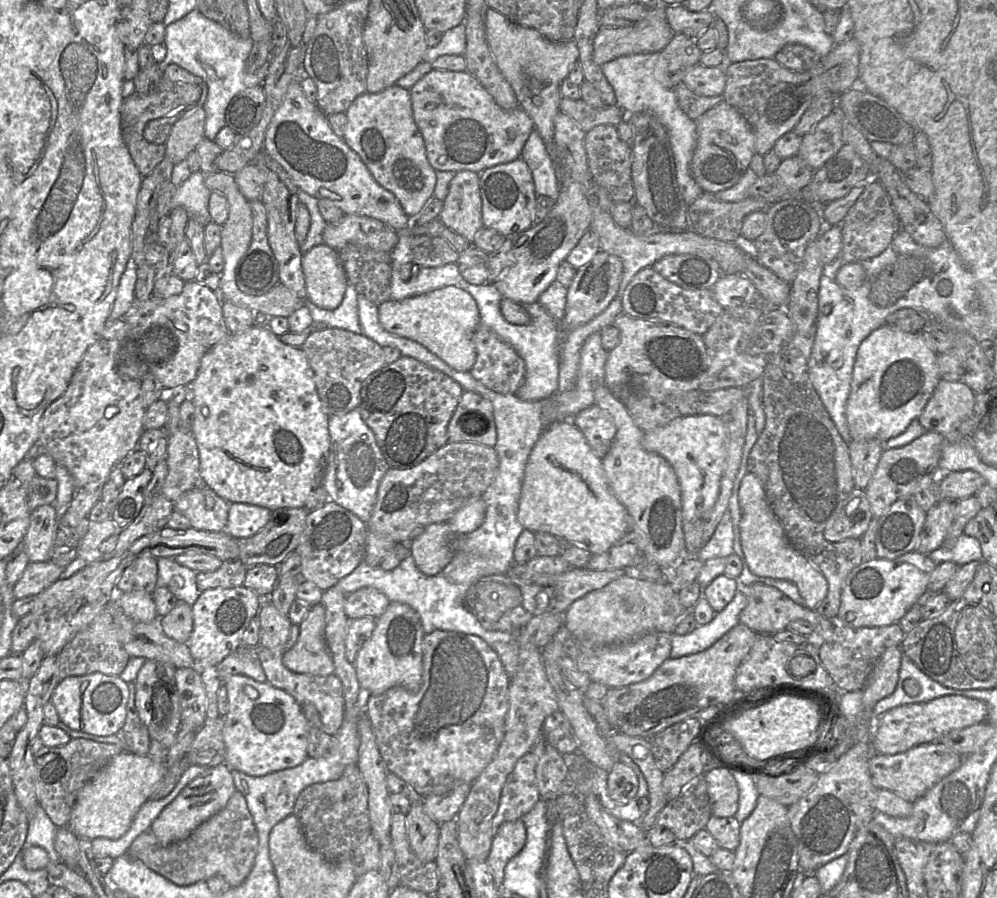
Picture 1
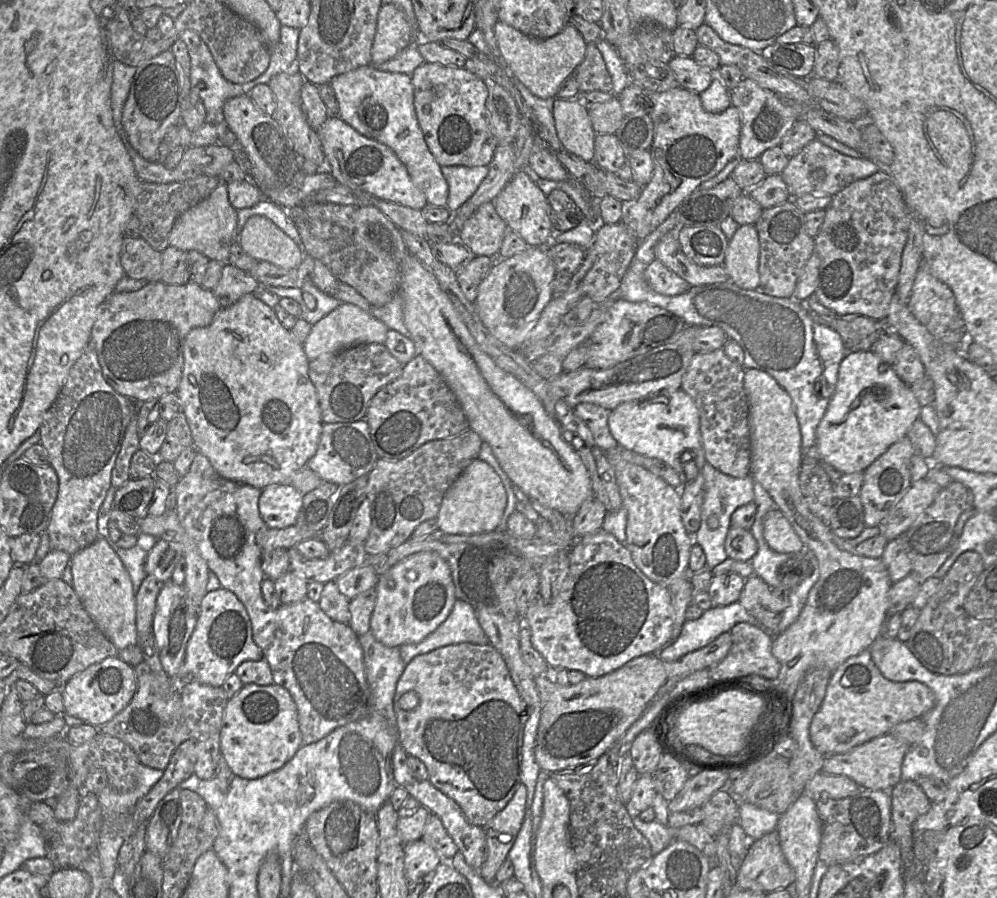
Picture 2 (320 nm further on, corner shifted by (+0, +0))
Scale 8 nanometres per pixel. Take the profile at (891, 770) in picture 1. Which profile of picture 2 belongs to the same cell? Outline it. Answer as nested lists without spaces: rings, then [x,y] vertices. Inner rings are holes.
[[[887,733],[856,746],[846,753],[825,756],[822,772],[849,777],[861,788],[889,792],[902,780],[902,763],[910,747],[911,744],[905,740]]]

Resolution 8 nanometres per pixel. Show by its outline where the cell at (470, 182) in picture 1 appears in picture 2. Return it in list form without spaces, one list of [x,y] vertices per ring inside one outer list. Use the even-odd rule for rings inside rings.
[[[486,202],[463,222],[458,239],[472,256],[498,258],[498,253],[508,227],[498,215],[494,202]]]

